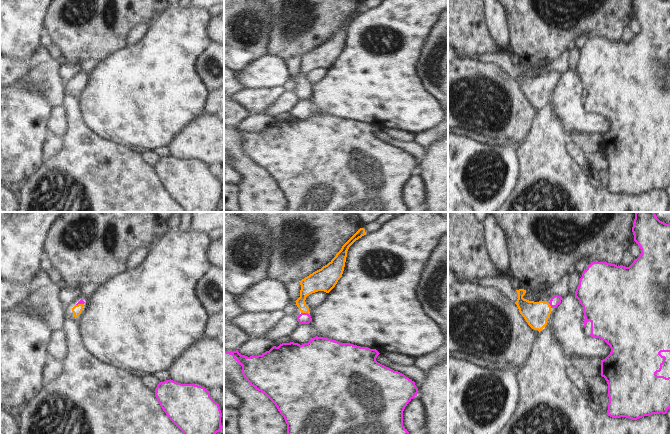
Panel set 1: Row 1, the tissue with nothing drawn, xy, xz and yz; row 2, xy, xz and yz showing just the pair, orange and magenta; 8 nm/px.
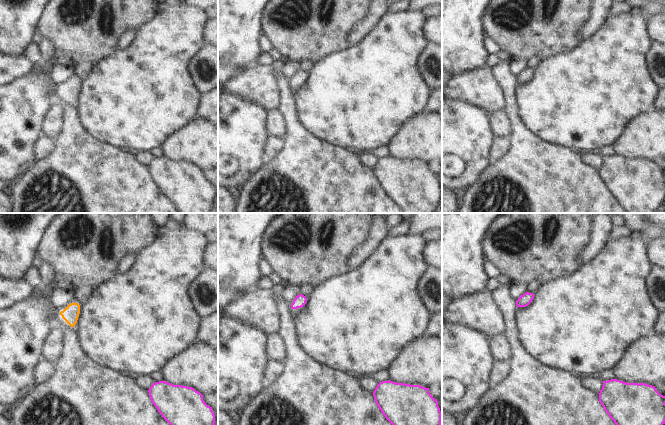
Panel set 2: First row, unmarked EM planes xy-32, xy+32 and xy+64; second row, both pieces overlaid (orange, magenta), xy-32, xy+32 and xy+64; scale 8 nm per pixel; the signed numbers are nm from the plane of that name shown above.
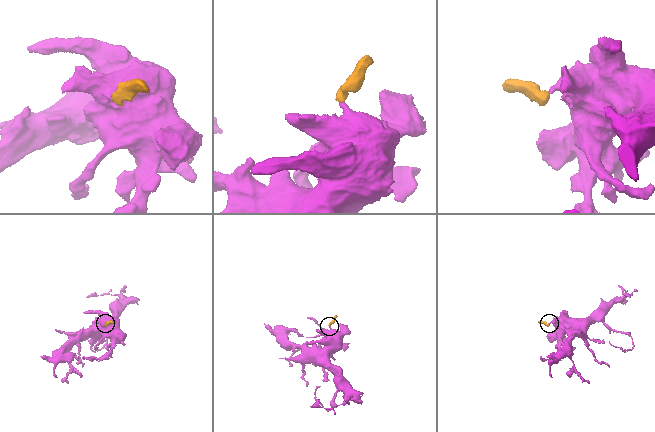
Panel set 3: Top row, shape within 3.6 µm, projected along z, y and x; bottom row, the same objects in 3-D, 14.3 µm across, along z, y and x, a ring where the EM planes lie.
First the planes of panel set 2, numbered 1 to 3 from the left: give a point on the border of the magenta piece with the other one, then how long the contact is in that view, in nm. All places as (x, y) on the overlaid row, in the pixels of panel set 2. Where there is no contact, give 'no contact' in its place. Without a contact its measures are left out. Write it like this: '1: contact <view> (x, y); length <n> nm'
1: no contact
2: no contact
3: no contact

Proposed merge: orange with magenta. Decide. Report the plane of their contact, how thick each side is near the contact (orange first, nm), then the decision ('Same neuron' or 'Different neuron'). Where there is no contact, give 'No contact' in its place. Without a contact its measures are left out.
Touches orange in xz. Thickness 150 nm (orange) against 100 nm. Same neuron.

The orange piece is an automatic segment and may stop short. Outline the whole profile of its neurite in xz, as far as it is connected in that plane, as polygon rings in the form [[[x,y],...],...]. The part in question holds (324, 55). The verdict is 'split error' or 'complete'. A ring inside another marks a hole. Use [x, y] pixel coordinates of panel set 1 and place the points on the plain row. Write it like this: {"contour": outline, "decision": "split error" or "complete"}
{"contour": [[[360,4],[327,41],[300,57],[300,73],[295,77],[301,87],[301,90],[297,93],[299,100],[309,100],[312,97],[308,90],[309,83],[305,78],[306,73],[318,67],[329,69],[335,63],[342,53],[349,23],[364,11],[366,11],[365,5]]], "decision": "split error"}

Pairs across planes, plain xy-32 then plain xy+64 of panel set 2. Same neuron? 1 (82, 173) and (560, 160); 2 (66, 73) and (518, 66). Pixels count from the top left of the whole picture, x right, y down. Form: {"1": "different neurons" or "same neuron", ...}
{"1": "same neuron", "2": "same neuron"}

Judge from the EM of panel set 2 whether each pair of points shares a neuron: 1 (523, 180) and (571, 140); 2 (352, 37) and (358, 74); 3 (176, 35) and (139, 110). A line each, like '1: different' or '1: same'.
1: different
2: different
3: same

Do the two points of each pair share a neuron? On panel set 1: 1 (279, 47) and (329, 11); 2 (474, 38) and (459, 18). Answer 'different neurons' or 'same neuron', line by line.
1: same neuron
2: same neuron

